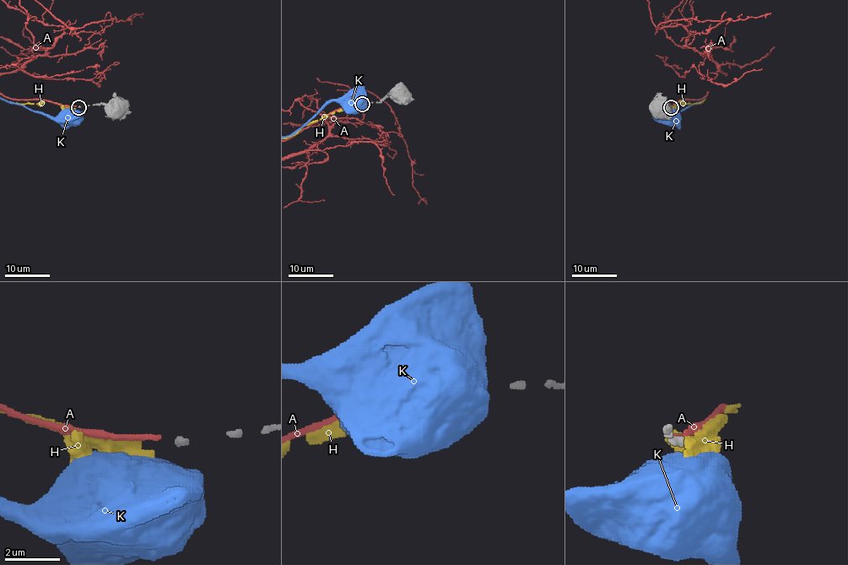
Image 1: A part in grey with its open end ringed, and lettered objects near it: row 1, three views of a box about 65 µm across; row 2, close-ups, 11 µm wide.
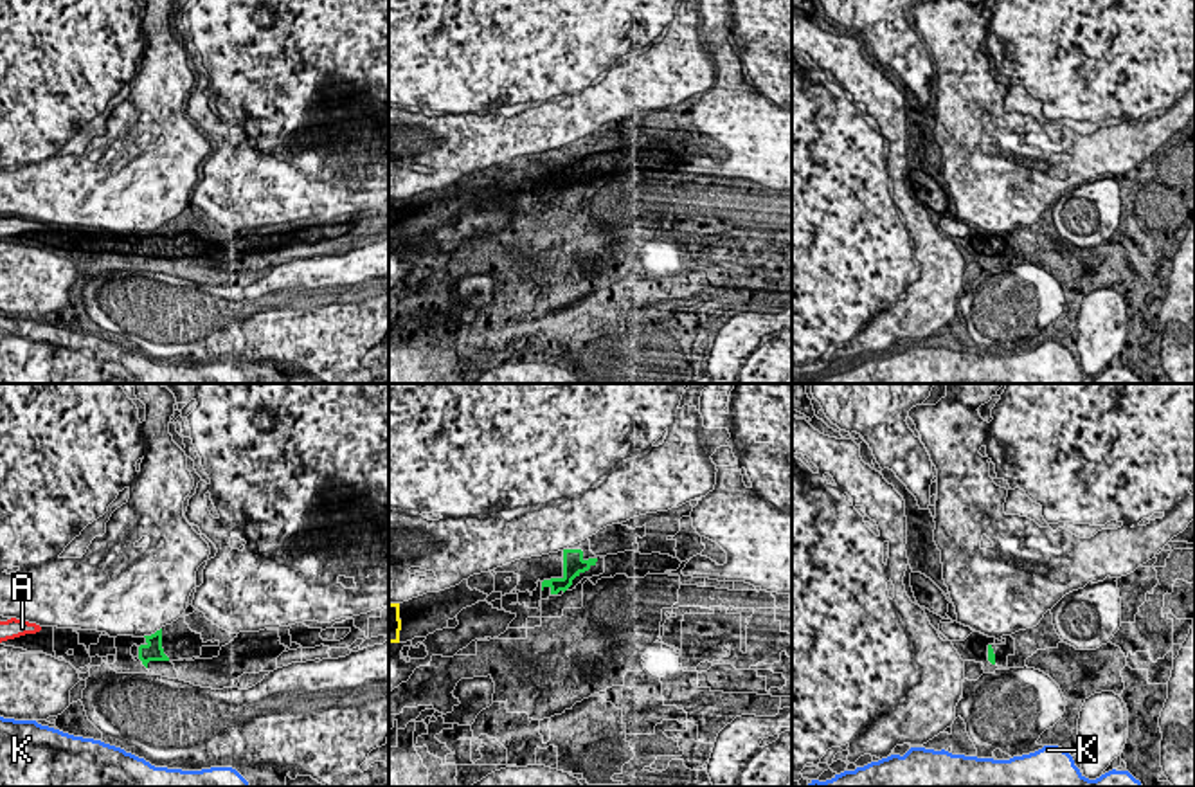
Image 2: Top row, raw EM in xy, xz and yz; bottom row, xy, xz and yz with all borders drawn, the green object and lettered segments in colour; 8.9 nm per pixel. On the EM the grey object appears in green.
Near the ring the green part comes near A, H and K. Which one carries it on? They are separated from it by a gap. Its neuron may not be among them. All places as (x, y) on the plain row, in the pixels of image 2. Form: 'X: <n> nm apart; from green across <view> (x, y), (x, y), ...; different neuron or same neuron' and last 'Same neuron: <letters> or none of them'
A: 900 nm apart; from green across xy (139, 244), (40, 226); different neuron
H: 1300 nm apart; from green across xz (542, 186), (398, 200); same neuron
K: 750 nm apart; from green across xy (146, 263), (119, 344); different neuron
Same neuron: H

